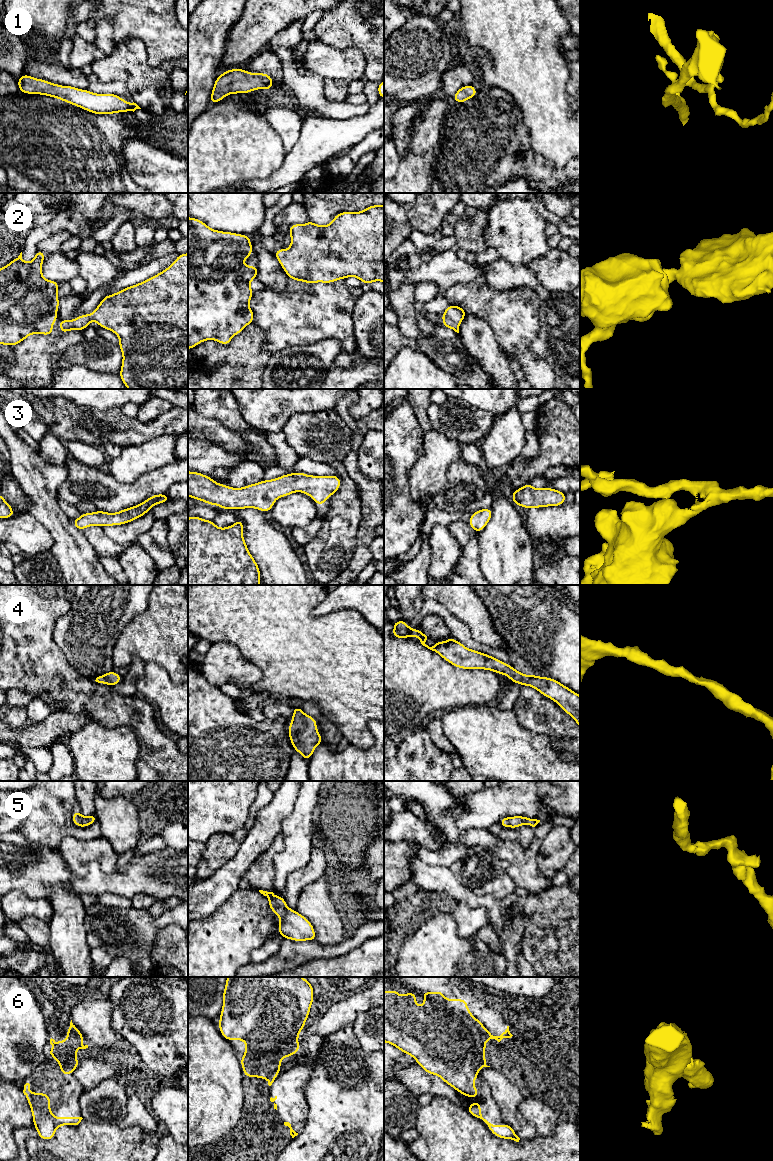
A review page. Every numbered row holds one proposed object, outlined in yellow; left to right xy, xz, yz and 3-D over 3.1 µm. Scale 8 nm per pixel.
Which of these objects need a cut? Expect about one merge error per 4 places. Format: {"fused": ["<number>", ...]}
{"fused": ["6"]}

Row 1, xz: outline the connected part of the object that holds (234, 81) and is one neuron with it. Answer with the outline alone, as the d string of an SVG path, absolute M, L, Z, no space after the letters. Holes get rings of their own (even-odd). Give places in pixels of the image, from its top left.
M240 67L226 70L214 82L210 103L220 102L229 94L250 93L255 89L272 91L272 83L272 77L266 73L250 73Z

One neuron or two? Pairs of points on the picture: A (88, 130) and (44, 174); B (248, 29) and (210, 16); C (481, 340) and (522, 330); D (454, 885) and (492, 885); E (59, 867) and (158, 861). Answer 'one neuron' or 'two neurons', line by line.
A: one neuron
B: two neurons
C: two neurons
D: two neurons
E: one neuron

